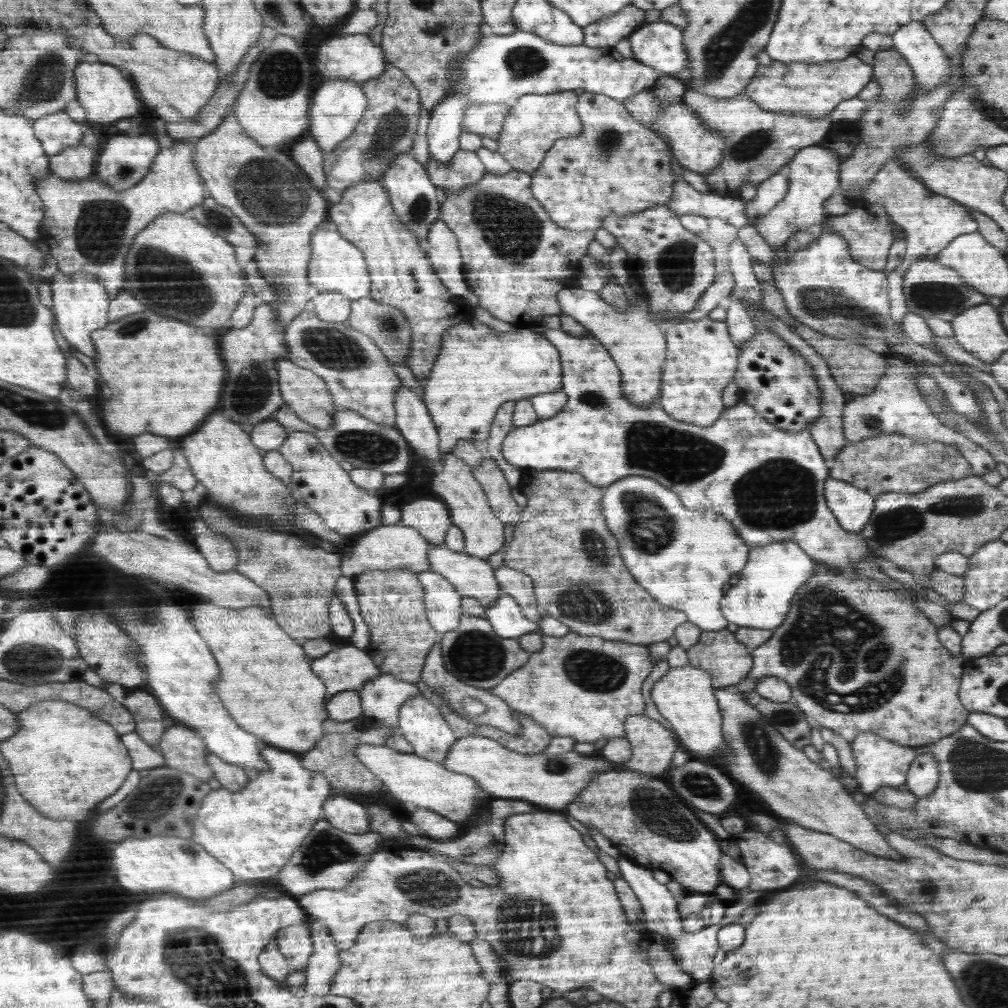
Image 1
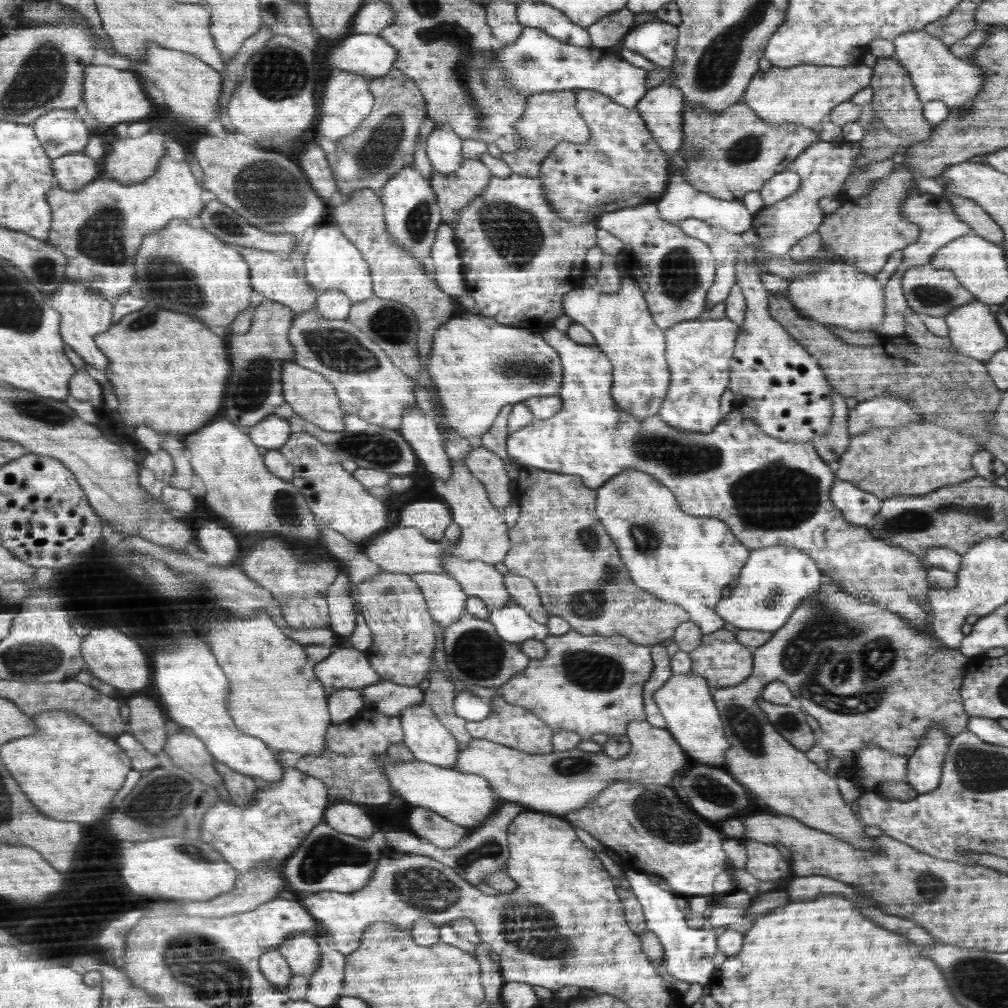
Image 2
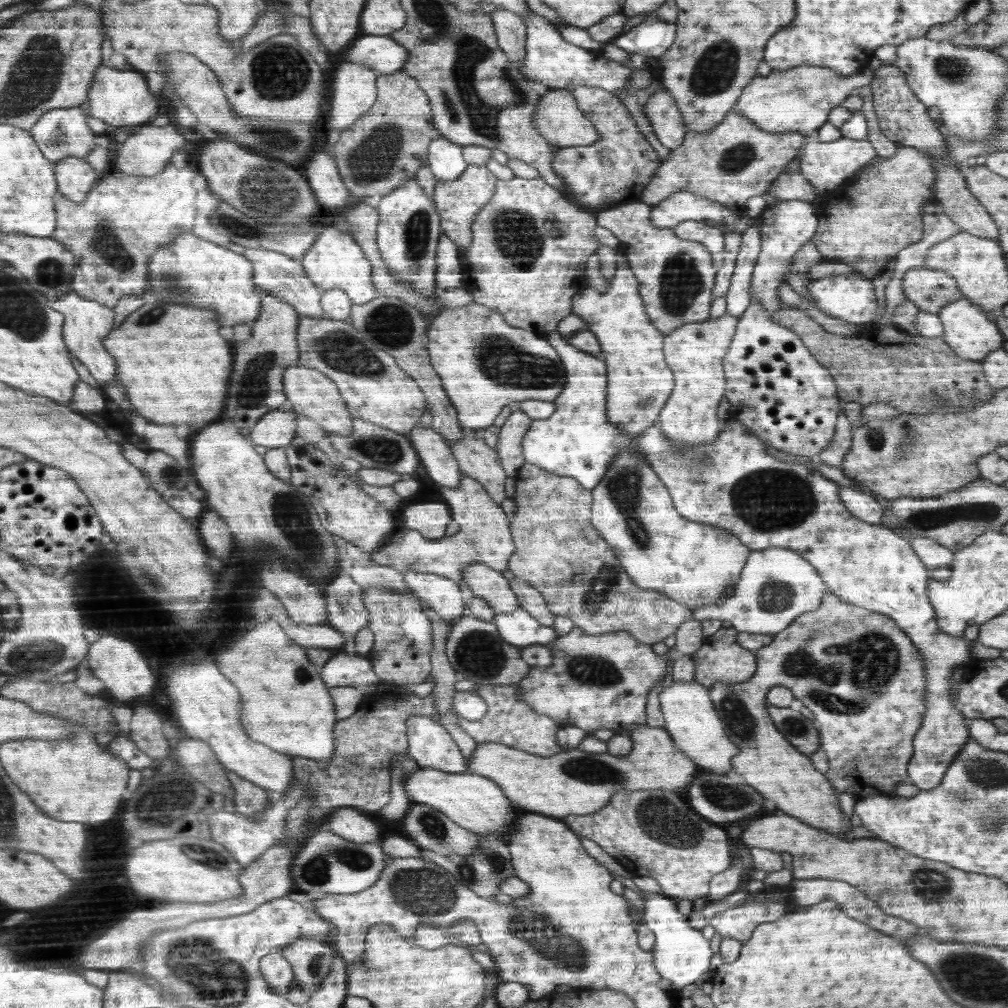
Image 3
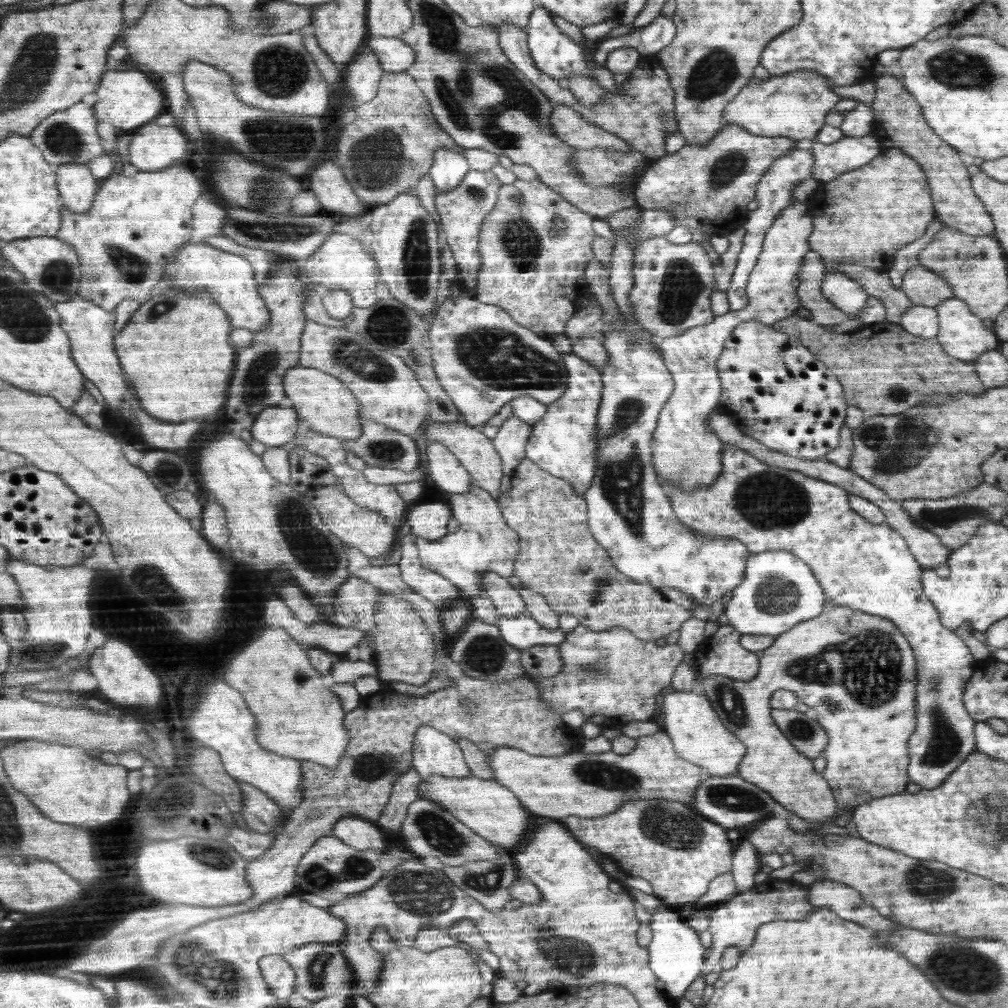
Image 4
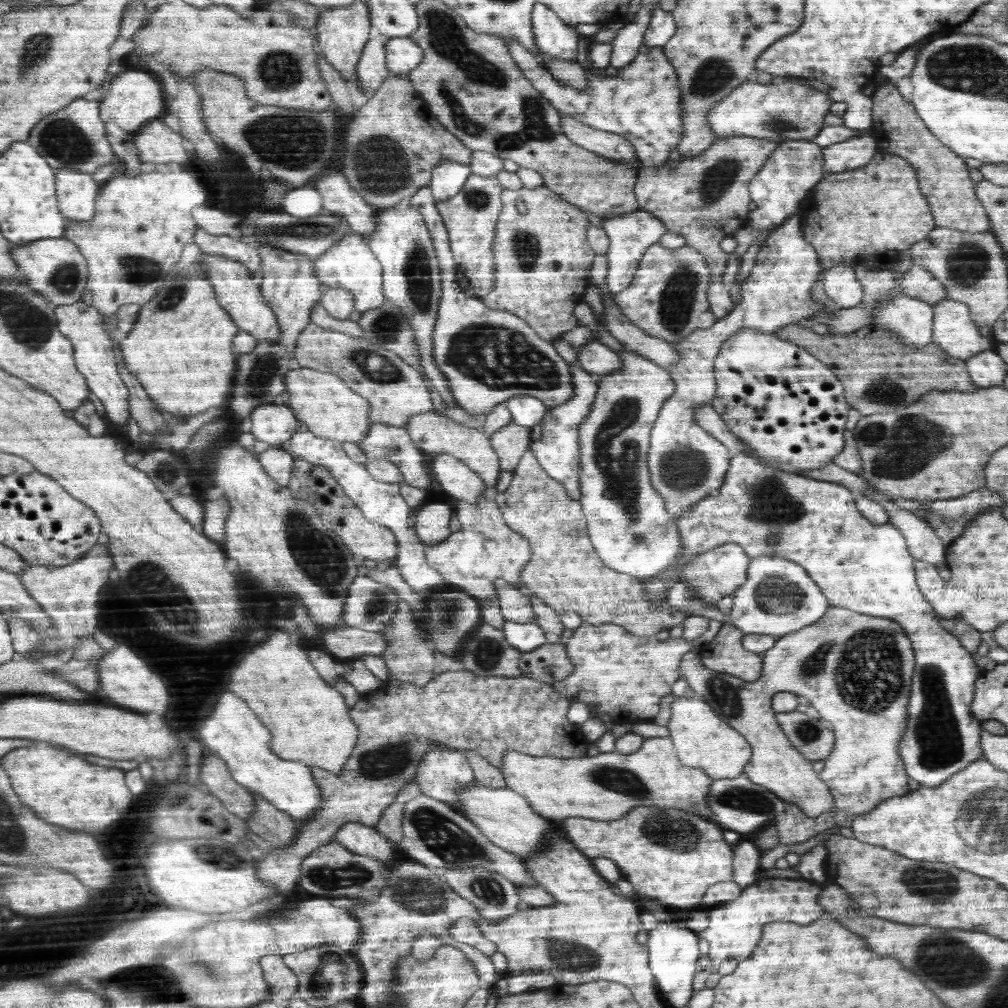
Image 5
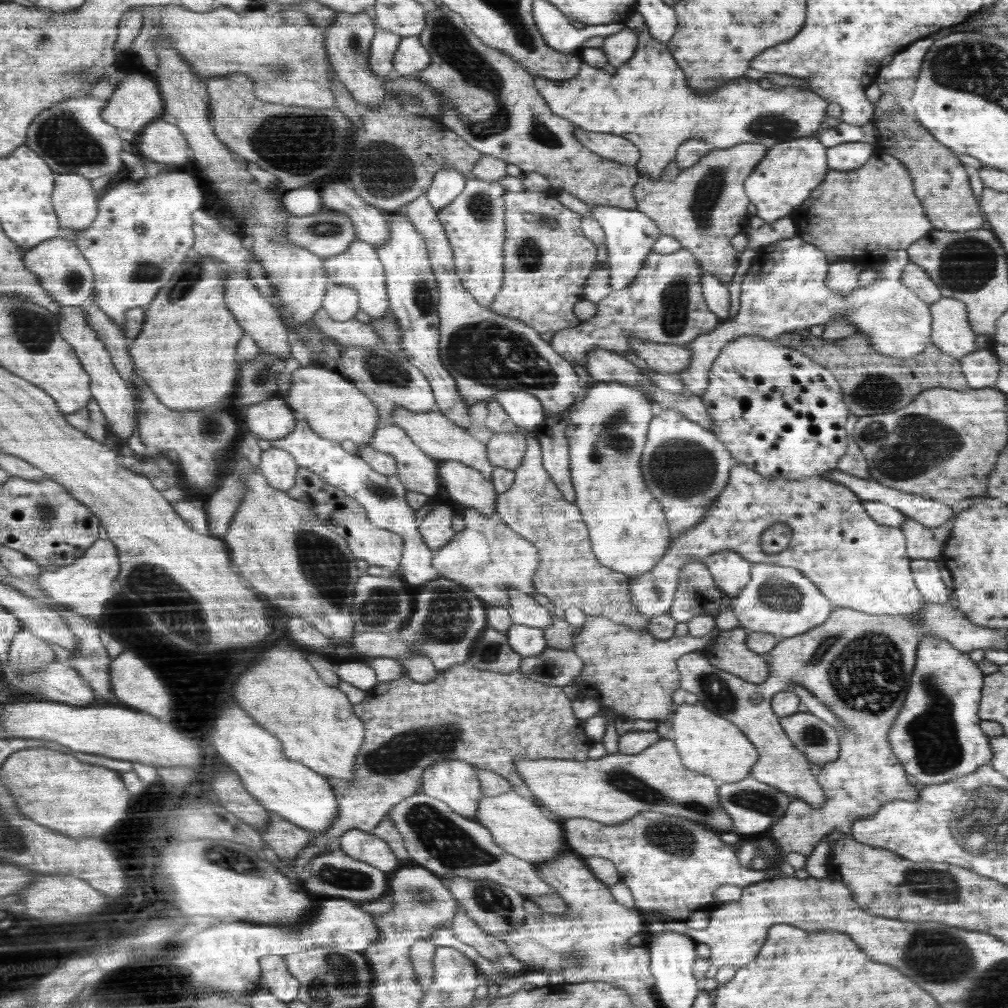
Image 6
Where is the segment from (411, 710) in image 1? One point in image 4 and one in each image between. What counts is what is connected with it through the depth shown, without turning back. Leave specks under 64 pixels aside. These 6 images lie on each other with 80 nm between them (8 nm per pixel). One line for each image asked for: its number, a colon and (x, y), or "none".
2: (429, 740)
3: (430, 745)
4: (434, 753)

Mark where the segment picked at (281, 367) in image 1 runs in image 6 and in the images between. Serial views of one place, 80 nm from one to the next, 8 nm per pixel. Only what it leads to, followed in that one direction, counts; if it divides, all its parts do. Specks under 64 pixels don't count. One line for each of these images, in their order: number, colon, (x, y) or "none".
2: (313, 397)
3: (314, 395)
4: (323, 401)
5: (322, 401)
6: (335, 409)

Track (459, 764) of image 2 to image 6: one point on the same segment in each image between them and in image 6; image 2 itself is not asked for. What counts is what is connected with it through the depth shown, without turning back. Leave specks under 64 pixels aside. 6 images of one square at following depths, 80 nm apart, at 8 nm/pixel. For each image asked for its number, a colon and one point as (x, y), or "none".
3: (574, 782)
4: (586, 785)
5: (607, 786)
6: (612, 789)

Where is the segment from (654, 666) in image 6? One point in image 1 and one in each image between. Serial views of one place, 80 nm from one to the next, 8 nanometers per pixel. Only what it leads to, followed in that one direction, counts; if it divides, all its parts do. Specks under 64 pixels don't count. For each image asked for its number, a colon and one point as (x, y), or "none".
1: (585, 687)
2: (585, 684)
3: (604, 681)
4: (614, 678)
5: (623, 675)

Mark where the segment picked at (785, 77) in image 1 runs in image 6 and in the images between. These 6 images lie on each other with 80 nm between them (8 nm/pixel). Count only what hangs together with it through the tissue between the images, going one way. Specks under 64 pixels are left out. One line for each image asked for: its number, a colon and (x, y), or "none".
2: (803, 95)
3: (798, 100)
4: (794, 105)
5: (786, 109)
6: (647, 101)

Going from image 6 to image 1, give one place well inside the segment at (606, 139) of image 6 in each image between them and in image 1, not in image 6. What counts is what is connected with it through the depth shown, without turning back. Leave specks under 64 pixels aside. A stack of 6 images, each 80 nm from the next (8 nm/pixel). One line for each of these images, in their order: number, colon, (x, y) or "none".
1: (536, 121)
2: (551, 117)
3: (559, 119)
4: (568, 124)
5: (610, 145)

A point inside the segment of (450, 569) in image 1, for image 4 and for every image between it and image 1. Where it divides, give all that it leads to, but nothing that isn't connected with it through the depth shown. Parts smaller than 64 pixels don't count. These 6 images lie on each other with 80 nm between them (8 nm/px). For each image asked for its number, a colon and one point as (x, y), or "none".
2: (480, 579)
3: (479, 580)
4: (508, 601)

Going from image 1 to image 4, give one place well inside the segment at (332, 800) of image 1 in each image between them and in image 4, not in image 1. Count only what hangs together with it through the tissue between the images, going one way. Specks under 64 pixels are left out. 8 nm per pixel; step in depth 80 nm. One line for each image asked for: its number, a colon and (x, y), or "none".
2: (348, 818)
3: (349, 823)
4: (358, 833)

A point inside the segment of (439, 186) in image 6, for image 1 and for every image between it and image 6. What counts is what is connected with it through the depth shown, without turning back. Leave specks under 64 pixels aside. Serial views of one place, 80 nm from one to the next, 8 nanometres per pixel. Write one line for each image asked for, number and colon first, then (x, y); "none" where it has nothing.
1: (500, 69)
2: (443, 149)
3: (446, 160)
4: (450, 167)
5: (447, 179)

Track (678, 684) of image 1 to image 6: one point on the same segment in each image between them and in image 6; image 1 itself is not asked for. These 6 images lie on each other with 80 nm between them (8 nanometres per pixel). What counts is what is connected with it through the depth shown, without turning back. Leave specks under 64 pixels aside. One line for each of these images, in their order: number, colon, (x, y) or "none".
2: (685, 701)
3: (690, 717)
4: (698, 734)
5: (702, 739)
6: (709, 744)

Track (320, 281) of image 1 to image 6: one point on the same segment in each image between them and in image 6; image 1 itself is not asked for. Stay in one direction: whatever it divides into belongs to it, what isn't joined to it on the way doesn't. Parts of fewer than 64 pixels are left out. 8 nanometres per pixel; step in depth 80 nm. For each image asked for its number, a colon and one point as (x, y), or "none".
2: (333, 262)
3: (335, 261)
4: (340, 263)
5: (351, 264)
6: (360, 268)

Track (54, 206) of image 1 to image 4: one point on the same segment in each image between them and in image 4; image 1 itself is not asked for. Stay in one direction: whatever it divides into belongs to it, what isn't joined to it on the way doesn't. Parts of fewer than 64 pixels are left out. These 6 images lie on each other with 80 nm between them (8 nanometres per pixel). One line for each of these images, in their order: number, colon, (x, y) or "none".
2: (101, 229)
3: (115, 235)
4: (138, 223)

